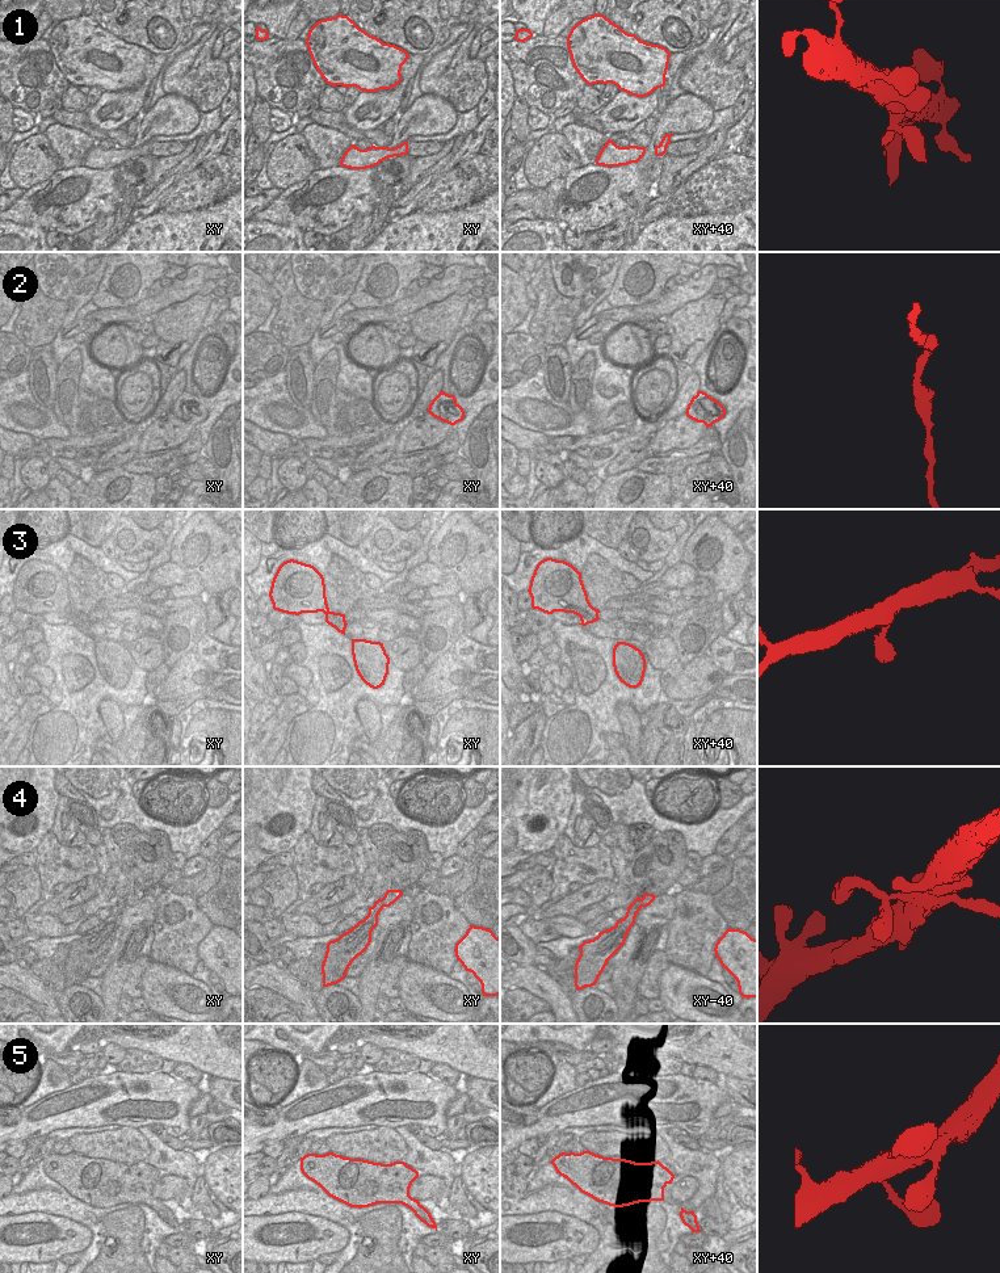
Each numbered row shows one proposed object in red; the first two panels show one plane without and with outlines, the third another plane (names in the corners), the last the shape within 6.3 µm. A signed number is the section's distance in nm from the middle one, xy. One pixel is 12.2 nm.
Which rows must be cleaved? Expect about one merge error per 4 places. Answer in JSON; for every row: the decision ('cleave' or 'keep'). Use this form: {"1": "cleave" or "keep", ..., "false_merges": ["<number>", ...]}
{"1": "keep", "2": "keep", "3": "keep", "4": "keep", "5": "keep", "false_merges": []}

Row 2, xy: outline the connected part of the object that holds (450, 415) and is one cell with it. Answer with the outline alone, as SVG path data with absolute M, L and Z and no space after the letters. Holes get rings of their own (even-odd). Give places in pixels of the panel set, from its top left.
M440 391L440 394L432 400L428 412L433 417L440 419L441 421L448 423L450 425L455 425L465 417L465 411L457 403L455 396L449 395L444 391Z

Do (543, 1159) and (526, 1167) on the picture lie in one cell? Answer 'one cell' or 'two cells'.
two cells

